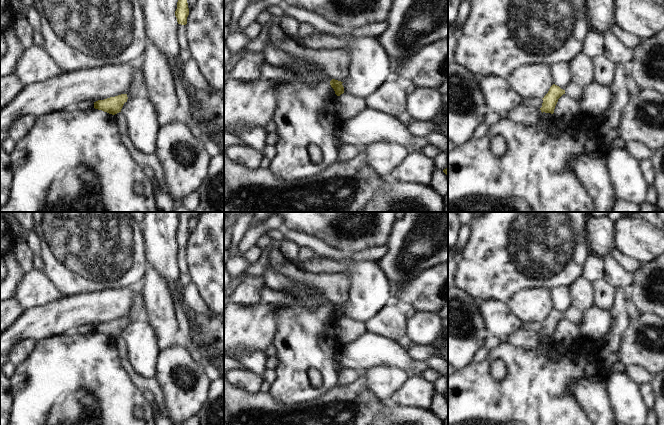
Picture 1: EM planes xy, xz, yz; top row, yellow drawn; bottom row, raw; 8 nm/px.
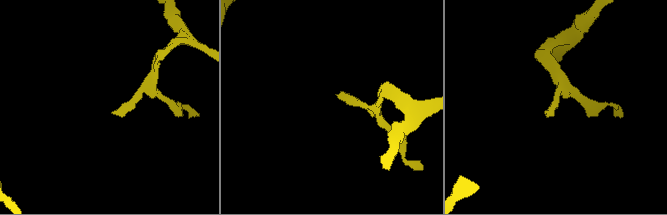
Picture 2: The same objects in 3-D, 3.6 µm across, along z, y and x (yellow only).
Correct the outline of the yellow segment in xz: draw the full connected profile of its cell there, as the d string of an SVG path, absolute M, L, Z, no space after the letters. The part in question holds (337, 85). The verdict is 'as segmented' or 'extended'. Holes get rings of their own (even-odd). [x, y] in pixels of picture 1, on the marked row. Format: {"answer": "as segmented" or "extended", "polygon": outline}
{"answer": "as segmented", "polygon": "M332 79L332 80L330 81L330 85L331 85L331 87L334 89L335 94L336 94L337 96L340 96L341 94L344 93L344 87L343 87L342 83L343 83L343 82L338 81L338 80L335 80L335 79Z"}

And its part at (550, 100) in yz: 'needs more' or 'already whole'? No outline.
already whole

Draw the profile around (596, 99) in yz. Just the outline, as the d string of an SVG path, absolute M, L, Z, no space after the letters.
M593 81L583 88L580 110L591 119L598 120L609 110L612 99L611 88Z

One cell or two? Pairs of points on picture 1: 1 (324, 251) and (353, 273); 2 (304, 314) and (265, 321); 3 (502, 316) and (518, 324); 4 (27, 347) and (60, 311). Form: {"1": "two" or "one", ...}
{"1": "two", "2": "two", "3": "one", "4": "two"}

